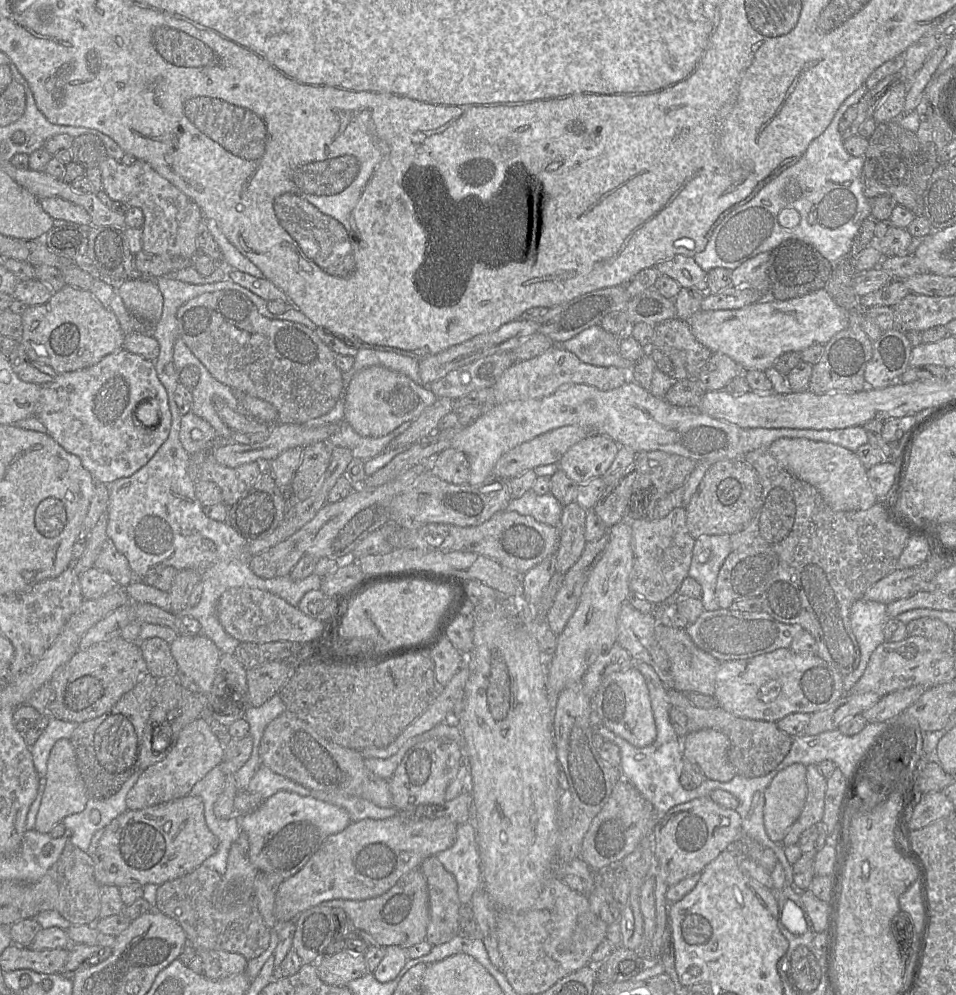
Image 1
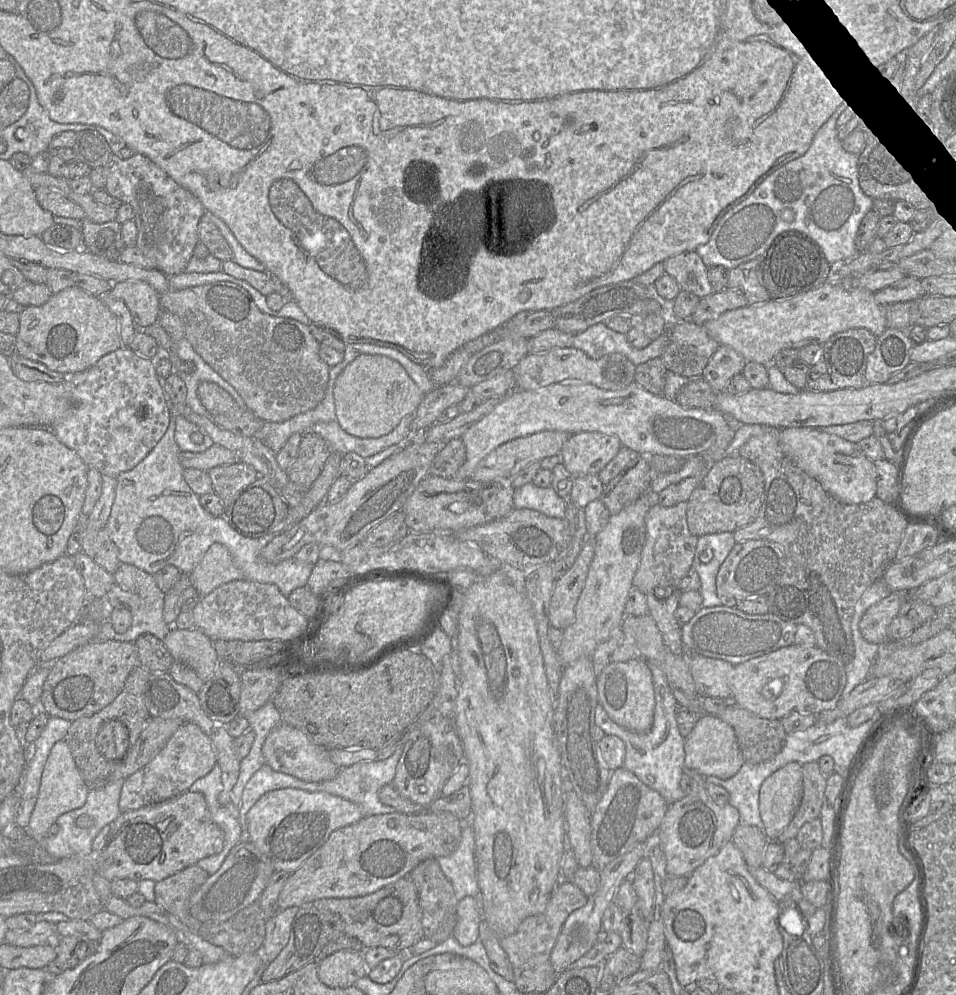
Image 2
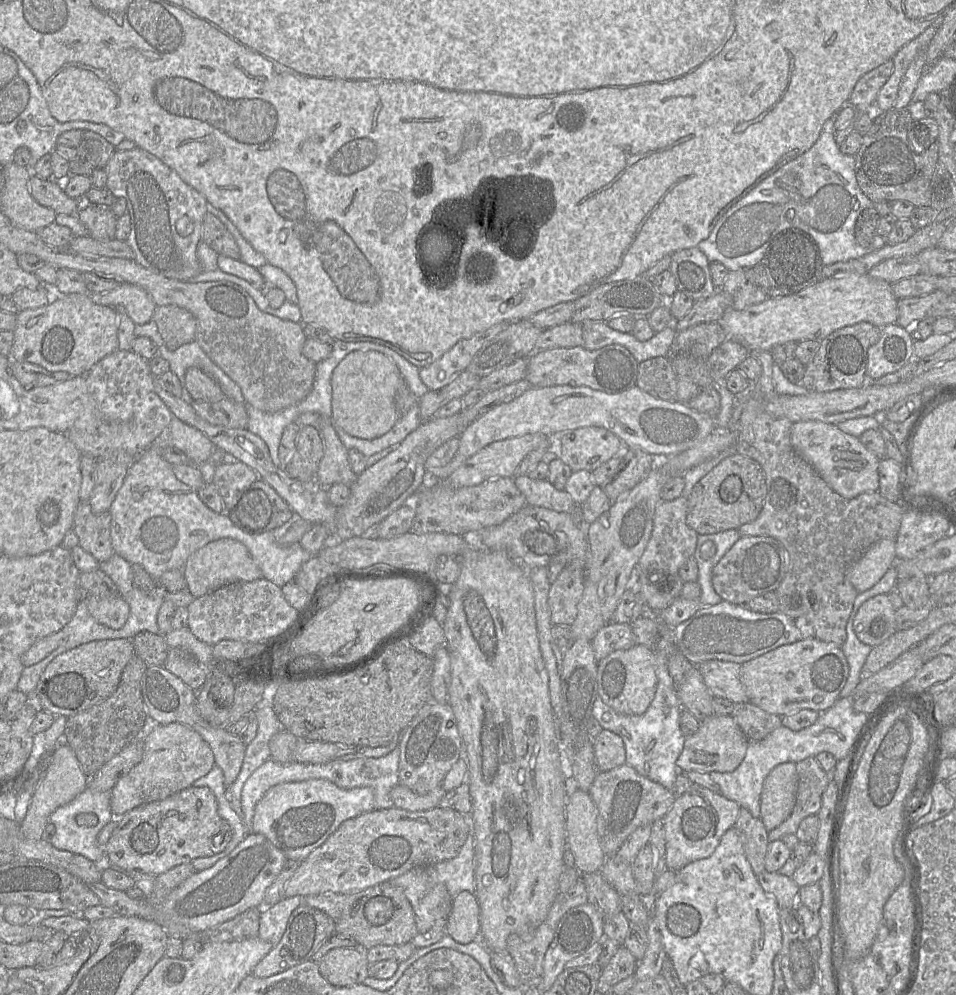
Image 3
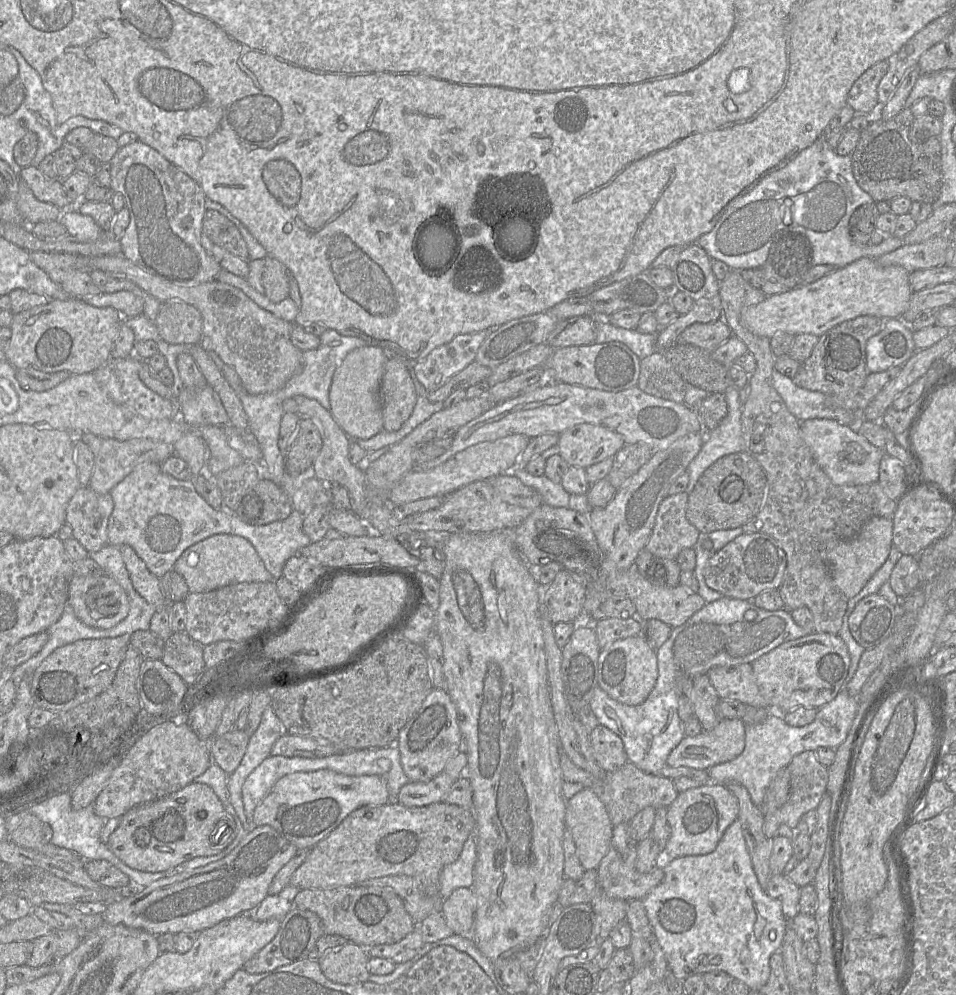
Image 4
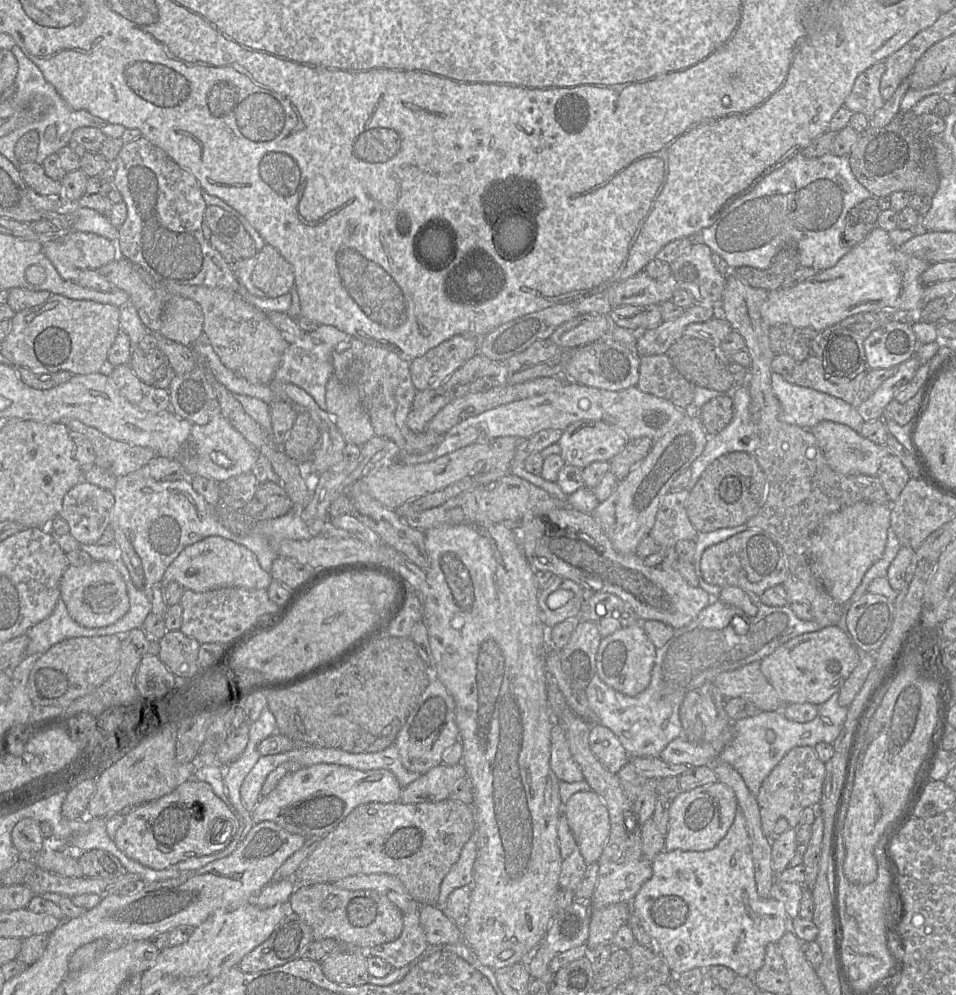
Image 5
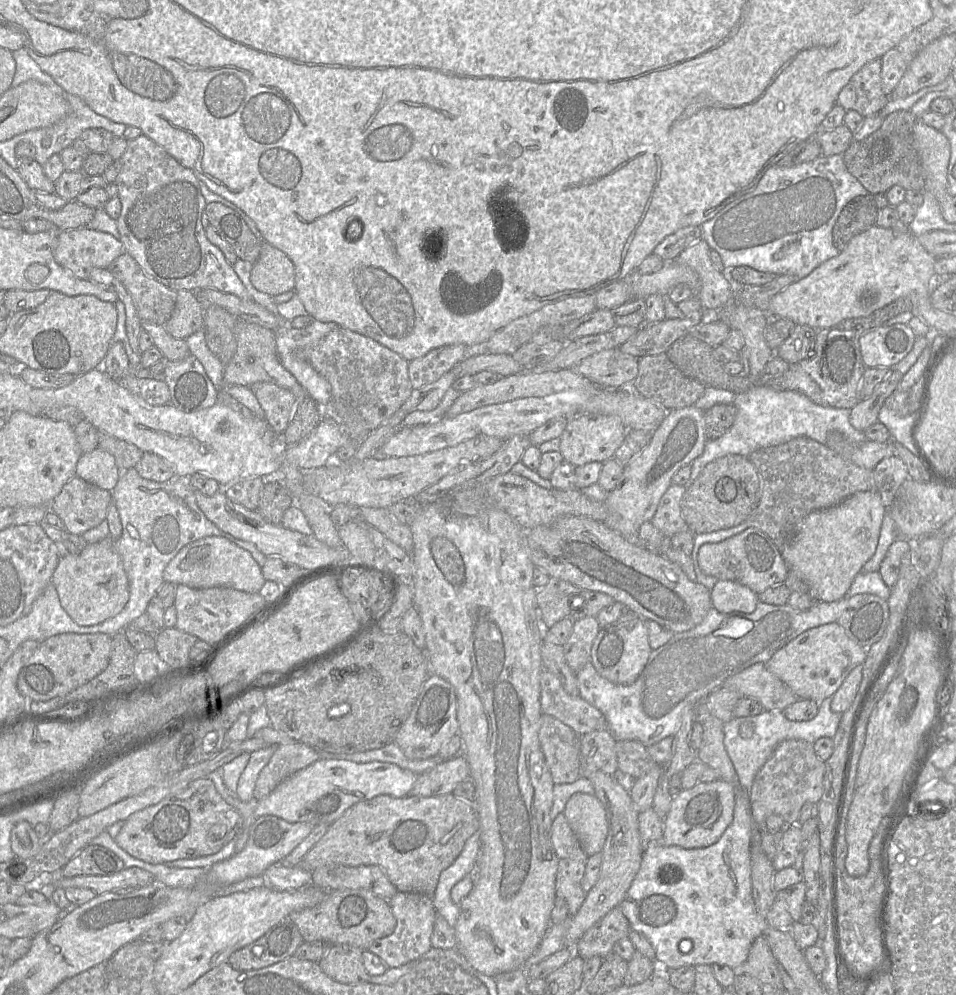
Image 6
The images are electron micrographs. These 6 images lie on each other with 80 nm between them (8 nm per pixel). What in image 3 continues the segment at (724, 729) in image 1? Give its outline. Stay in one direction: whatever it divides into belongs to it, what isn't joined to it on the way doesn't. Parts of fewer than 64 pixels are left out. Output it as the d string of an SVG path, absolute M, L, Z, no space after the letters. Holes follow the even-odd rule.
M750 702L735 703L731 717L748 742L760 741L782 725L780 716L769 714Z

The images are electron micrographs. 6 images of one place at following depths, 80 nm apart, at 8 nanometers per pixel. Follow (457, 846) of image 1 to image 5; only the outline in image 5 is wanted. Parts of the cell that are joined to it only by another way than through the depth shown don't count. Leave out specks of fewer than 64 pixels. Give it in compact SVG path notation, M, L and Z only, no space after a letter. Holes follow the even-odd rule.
M474 832L474 835L464 845L459 859L442 880L437 901L437 906L441 910L445 910L448 897L452 891L465 885L472 886L476 858L477 845Z

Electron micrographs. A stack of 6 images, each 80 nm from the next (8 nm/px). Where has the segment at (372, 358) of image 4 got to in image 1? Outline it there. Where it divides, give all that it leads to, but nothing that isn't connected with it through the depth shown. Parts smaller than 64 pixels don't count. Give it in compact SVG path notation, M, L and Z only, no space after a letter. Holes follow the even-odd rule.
M372 366L354 375L343 399L343 421L360 436L378 438L389 434L404 422L418 418L424 409L434 404L437 397L429 387L415 383L404 374L382 366Z

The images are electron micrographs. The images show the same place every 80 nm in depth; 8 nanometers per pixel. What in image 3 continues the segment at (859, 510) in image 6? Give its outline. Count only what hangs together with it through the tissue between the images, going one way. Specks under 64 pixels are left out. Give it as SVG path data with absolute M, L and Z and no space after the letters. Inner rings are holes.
M882 539L871 545L847 570L847 578L863 593L872 588L896 561L895 539Z

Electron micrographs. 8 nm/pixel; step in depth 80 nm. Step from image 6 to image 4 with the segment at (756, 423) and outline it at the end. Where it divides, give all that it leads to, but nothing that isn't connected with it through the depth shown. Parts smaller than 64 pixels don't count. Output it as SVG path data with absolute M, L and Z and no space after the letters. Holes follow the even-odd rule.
M775 369L772 372L772 383L788 411L800 422L811 419L829 419L849 427L856 426L856 418L860 413L843 408L827 407L825 405L827 395L824 393L798 387L792 379ZM730 386L724 392L728 413L712 431L704 431L706 440L697 456L690 462L687 473L689 482L685 492L689 495L703 472L718 459L738 452L744 452L741 415L742 405L739 389Z

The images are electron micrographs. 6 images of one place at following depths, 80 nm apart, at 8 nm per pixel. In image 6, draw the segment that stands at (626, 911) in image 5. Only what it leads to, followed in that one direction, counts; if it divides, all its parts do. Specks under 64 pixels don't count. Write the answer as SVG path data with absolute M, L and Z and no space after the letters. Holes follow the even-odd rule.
M619 907L609 911L600 921L587 930L574 945L576 955L584 960L594 956L606 958L614 953L614 945L629 936L631 927Z

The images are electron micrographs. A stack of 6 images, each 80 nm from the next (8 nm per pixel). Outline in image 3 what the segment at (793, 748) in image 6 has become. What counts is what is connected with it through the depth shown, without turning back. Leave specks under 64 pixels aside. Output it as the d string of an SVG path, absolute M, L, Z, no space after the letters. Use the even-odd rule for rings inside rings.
M815 757L796 763L796 770L798 788L795 806L782 824L768 832L769 842L781 840L787 834L795 834L804 818L817 815L820 810L822 793L830 781L830 774L820 767Z

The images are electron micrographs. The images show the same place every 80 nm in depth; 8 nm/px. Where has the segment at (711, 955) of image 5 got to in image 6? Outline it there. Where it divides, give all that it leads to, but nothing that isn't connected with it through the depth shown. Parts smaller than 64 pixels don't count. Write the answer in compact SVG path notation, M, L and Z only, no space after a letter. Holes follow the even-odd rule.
M739 788L736 789L733 821L716 843L695 849L666 846L662 842L644 846L640 869L619 908L628 919L631 930L644 934L650 941L655 949L656 962L662 971L715 963L736 970L747 960L754 940L762 936L767 928L790 929L794 921L785 900L776 898L767 915L761 915L755 907L750 858L753 826L749 792ZM683 939L693 942L689 953L682 953L679 949L679 943Z

